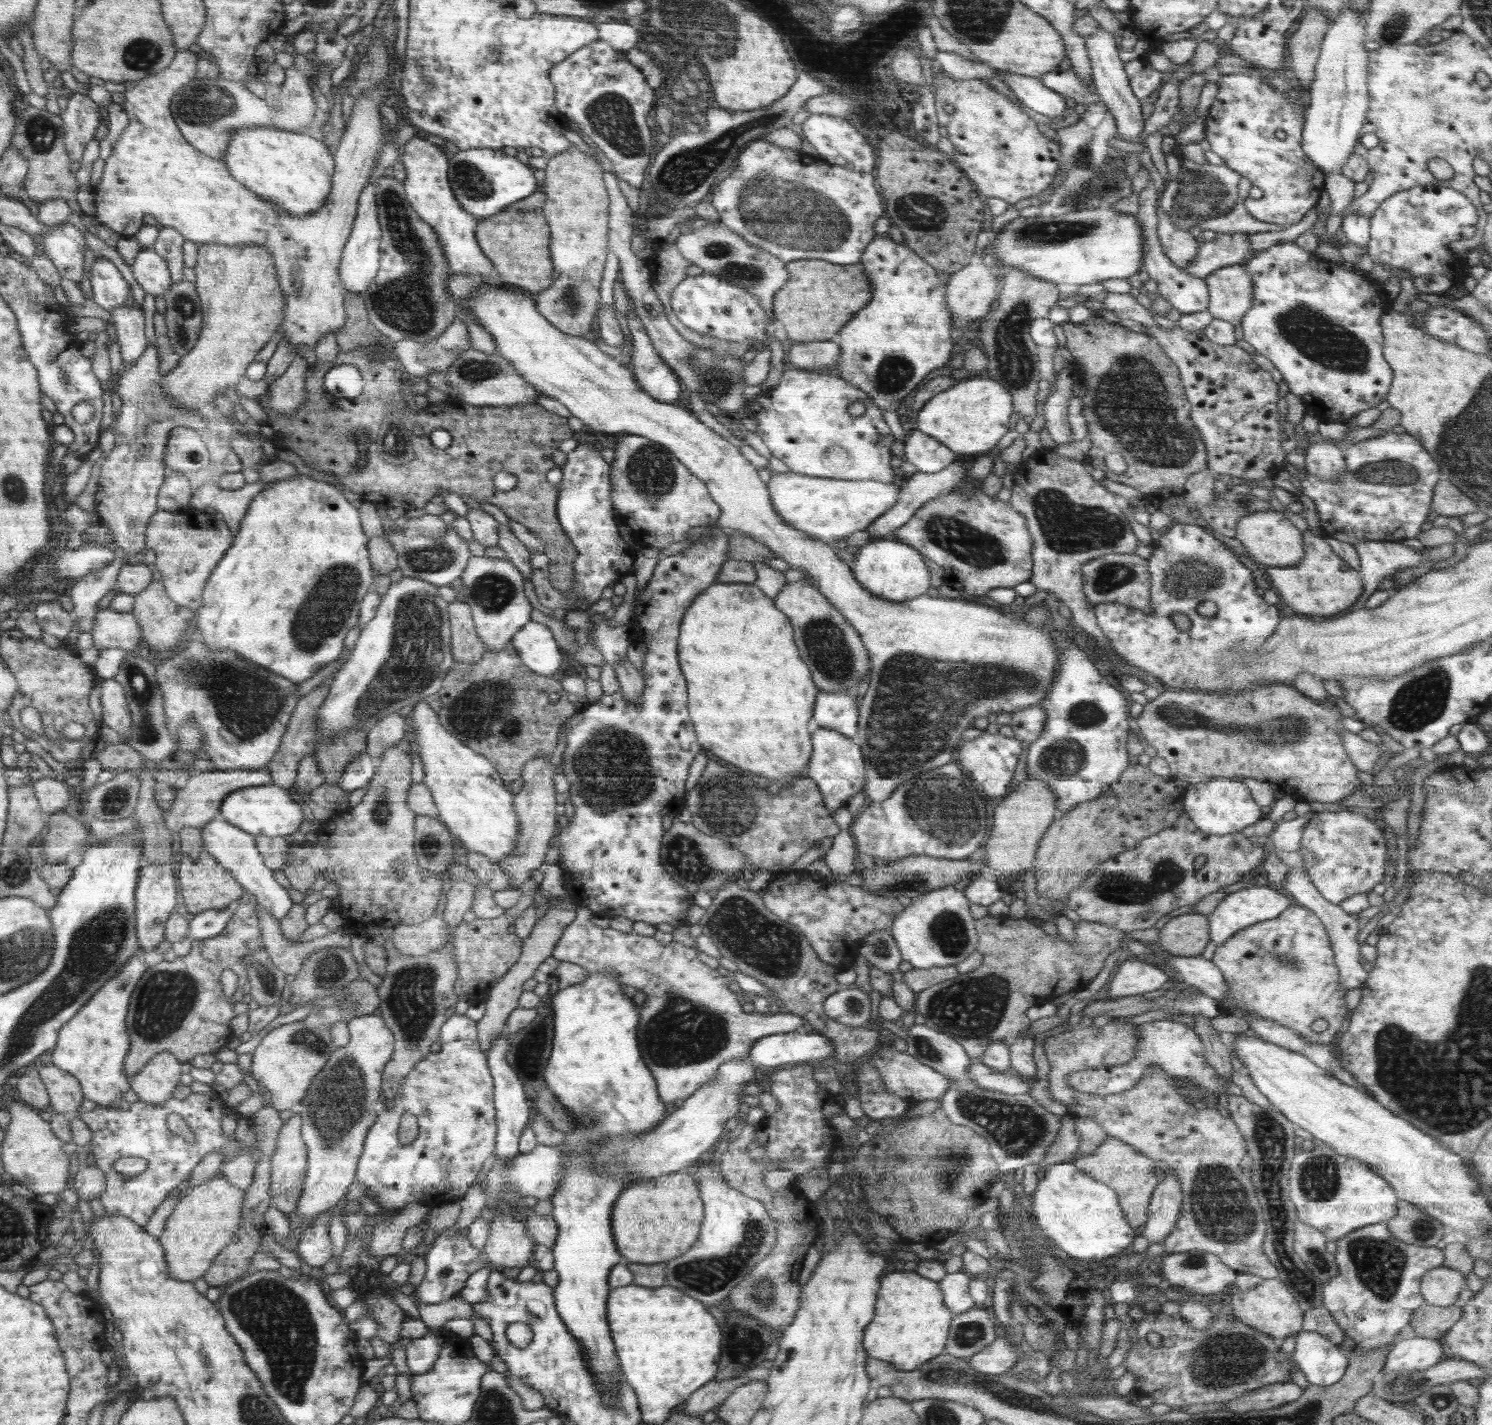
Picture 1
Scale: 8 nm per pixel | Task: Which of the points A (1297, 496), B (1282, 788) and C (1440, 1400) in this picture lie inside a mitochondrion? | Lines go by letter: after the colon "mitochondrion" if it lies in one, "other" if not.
A: other
B: other
C: mitochondrion

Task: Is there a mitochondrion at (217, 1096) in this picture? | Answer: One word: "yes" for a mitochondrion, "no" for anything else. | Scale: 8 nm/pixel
no

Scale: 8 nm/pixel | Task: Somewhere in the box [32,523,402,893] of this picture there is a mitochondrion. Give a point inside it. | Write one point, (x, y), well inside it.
(248, 702)

